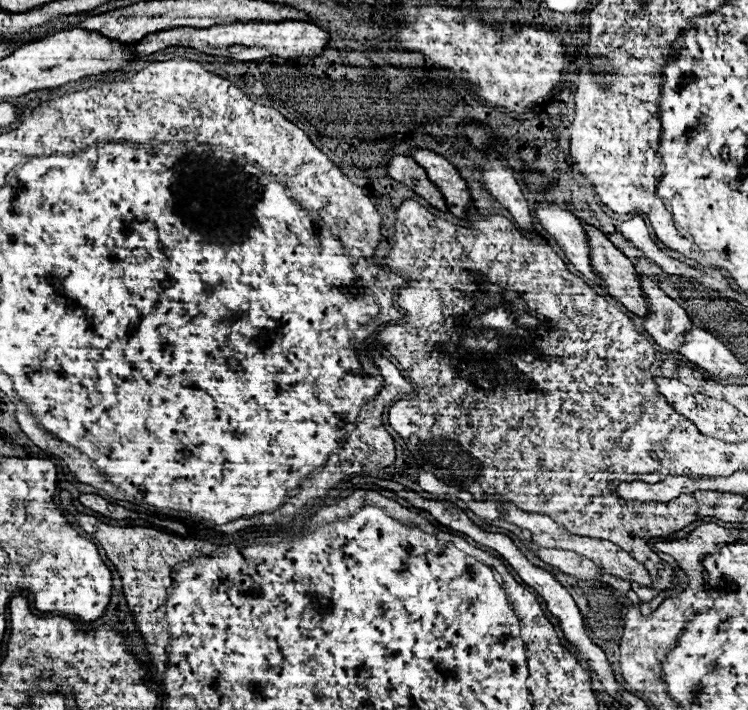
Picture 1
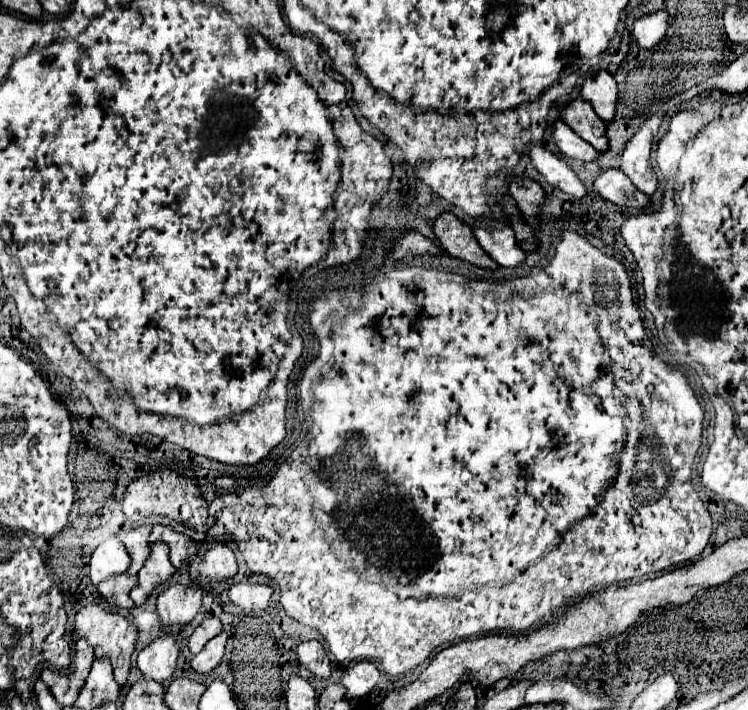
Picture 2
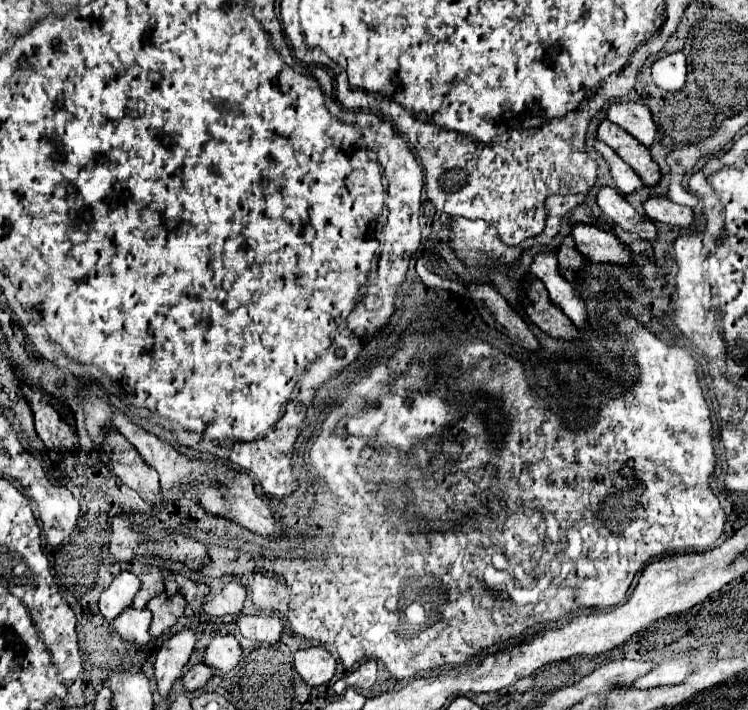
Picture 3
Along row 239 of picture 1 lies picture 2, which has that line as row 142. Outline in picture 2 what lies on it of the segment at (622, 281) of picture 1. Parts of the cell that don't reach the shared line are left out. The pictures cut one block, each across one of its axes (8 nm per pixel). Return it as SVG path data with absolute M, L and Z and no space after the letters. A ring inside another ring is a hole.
M576 98L576 100L568 102L562 108L562 120L580 138L584 138L588 144L592 144L598 152L602 152L604 148L608 148L608 140L604 136L604 120L596 116L594 108L586 100Z

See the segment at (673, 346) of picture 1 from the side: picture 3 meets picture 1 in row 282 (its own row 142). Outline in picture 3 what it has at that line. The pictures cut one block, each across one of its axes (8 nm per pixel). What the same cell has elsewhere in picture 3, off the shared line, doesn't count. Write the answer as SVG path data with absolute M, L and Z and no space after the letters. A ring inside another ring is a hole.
M618 102L612 104L608 110L608 120L624 128L636 140L640 140L646 148L654 144L656 138L656 124L652 120L650 110L638 102Z

